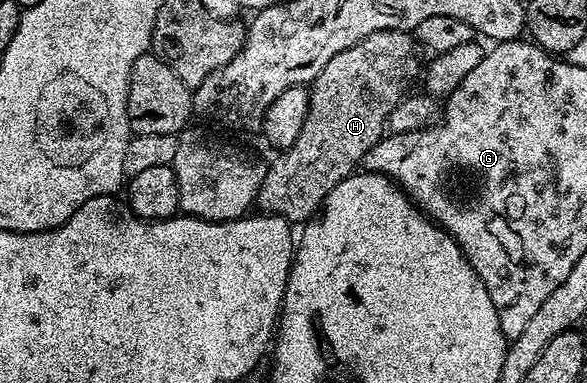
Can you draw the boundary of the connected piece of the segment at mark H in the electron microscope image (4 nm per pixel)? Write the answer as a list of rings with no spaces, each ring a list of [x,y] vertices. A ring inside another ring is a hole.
[[[407,30],[374,32],[346,48],[346,52],[338,52],[310,83],[308,111],[298,140],[267,163],[255,205],[263,213],[276,214],[290,224],[309,221],[324,205],[326,196],[342,180],[357,173],[366,152],[385,137],[390,112],[421,73],[422,62],[416,59],[416,53],[415,37]]]

